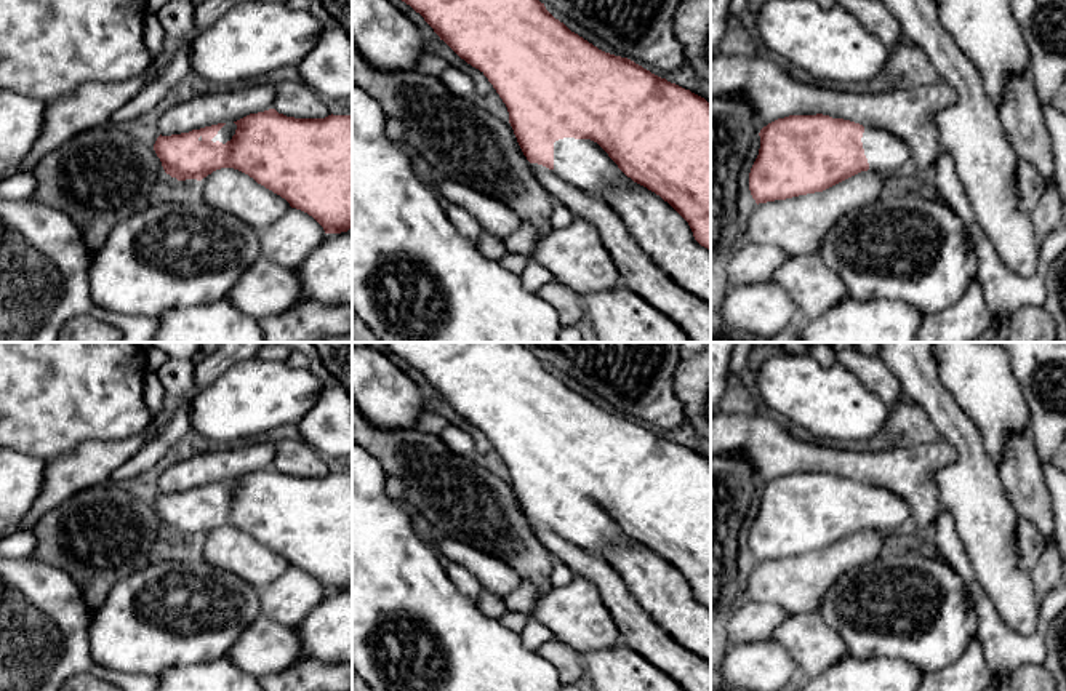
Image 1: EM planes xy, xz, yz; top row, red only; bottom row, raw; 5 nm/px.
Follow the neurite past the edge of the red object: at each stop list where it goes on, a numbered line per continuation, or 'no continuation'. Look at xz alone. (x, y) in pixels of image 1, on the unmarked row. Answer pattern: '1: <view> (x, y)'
1: xz (581, 520)

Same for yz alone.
1: yz (885, 511)

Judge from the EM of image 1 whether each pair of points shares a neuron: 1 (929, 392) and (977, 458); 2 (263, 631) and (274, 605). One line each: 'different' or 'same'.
1: same
2: different

